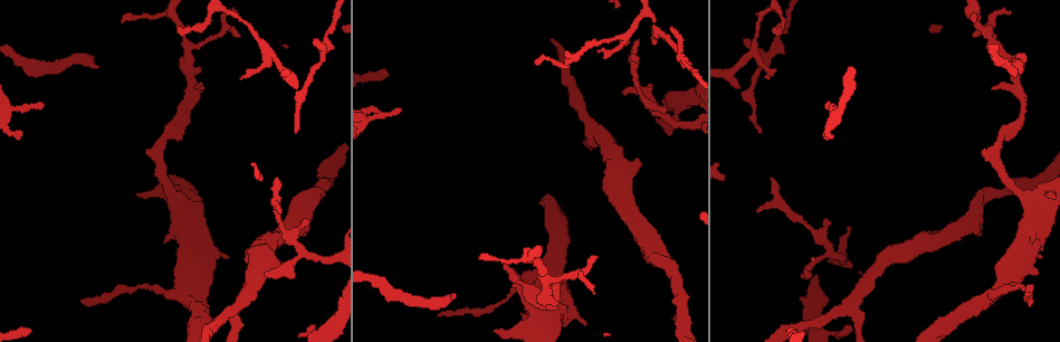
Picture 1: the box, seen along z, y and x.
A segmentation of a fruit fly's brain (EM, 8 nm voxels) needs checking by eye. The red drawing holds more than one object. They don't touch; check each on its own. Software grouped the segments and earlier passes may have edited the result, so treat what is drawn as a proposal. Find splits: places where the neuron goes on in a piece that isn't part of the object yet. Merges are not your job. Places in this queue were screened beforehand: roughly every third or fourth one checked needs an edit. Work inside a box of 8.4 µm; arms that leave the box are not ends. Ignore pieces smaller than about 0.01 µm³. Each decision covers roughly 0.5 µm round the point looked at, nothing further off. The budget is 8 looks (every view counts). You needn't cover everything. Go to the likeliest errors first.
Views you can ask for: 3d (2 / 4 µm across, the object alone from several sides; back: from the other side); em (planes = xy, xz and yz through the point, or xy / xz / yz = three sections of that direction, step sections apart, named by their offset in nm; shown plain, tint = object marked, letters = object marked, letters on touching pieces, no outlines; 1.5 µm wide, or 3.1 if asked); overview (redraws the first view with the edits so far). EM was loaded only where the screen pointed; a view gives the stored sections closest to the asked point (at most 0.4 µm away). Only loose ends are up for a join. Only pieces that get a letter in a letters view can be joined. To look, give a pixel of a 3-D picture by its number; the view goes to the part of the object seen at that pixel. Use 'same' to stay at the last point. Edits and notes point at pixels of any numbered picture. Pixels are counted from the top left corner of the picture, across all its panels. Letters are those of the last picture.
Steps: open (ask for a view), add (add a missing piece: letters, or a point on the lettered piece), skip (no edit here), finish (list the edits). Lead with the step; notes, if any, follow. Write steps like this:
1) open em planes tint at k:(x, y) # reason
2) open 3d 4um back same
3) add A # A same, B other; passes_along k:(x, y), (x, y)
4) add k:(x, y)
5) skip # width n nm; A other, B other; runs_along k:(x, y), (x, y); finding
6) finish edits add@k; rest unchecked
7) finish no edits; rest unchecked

open em planes letters at 1:(98, 67) # free end

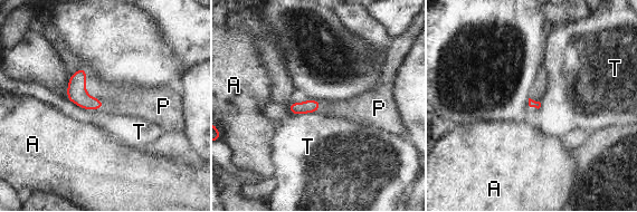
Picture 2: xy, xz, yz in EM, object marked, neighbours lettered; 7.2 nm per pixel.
add P # A other, P same, T other; it goes on there

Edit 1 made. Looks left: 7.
open em yz step 8 letters at 1:(1031, 241) # an open end

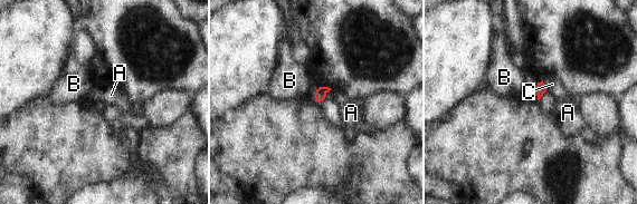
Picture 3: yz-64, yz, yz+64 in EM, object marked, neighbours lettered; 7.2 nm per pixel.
skip # A other, B other, C other; no lettered piece goes on from it

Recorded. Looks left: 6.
open 3d 2um at 1:(664, 112) # an open end

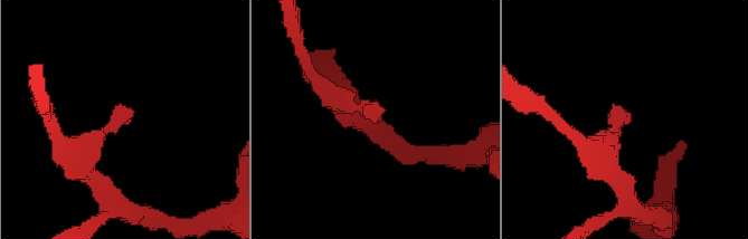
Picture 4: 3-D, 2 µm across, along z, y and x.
open em xy step 8 tint at 4:(630, 120) # need the tissue

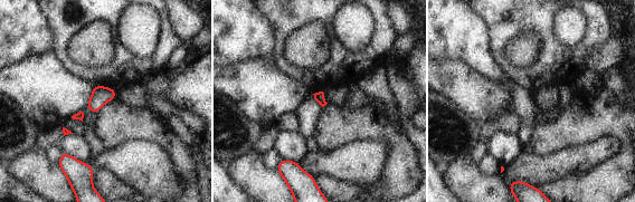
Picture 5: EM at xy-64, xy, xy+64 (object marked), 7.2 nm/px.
open em planes letters same

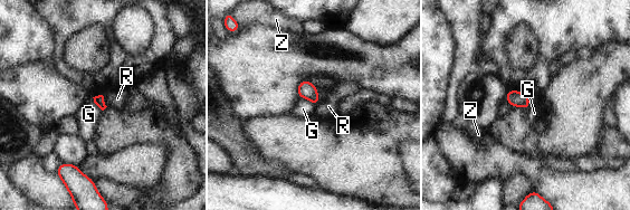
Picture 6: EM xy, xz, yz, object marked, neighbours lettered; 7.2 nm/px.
skip # longest_contact G 150 nm; G other, R other, Z other; border 6:(298, 96), (308, 99), (315, 106); no lettered piece goes on from it

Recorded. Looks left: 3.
finish edits add@2; rest unchecked

